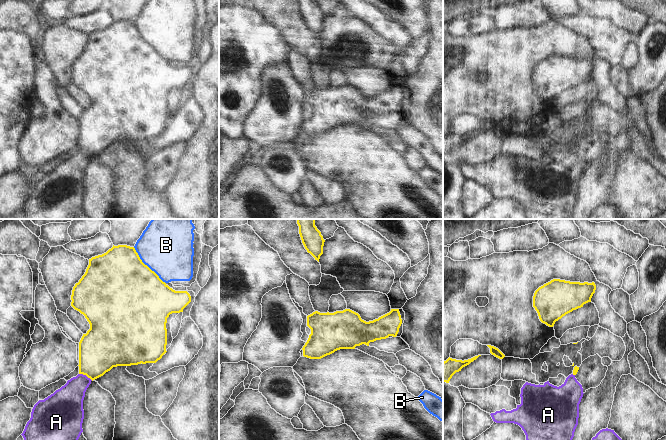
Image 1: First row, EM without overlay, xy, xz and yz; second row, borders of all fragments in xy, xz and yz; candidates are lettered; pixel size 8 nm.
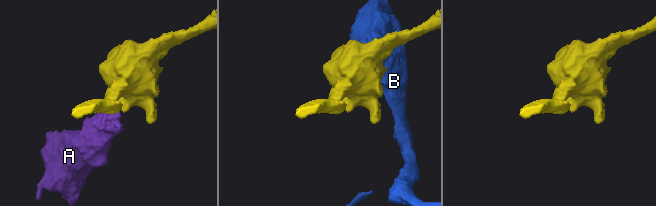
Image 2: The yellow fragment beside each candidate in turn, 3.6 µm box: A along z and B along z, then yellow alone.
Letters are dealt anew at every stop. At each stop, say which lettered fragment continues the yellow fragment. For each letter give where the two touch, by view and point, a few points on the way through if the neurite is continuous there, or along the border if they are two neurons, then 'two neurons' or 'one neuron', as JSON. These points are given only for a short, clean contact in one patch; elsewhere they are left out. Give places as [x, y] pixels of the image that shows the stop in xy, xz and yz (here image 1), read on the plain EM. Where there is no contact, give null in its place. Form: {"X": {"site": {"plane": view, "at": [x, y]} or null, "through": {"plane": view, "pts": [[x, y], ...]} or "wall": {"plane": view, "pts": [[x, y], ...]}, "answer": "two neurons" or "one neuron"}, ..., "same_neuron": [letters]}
{"A": {"site": {"plane": "xy", "at": [86, 151]}, "wall": {"plane": "xy", "pts": [[79, 149], [85, 150], [92, 156]]}, "answer": "two neurons"}, "B": {"site": {"plane": "xy", "at": [146, 41]}, "answer": "two neurons"}, "same_neuron": []}

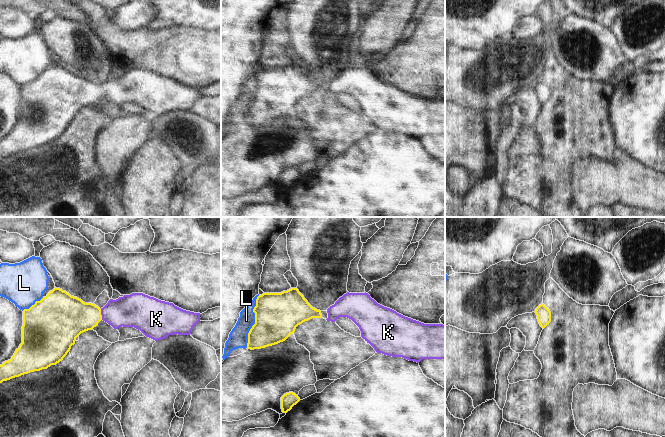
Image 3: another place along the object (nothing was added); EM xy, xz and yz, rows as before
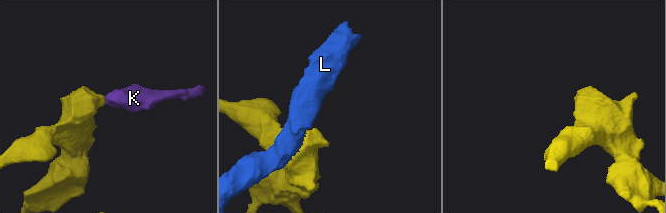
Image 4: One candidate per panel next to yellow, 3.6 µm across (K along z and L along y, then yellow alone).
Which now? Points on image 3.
{"K": {"site": {"plane": "xy", "at": [100, 90]}, "through": {"plane": "xy", "pts": [[69, 92], [100, 90], [130, 86]]}, "answer": "one neuron"}, "L": {"site": {"plane": "xz", "at": [255, 97]}, "wall": {"plane": "xz", "pts": [[259, 71], [255, 77], [254, 100], [248, 109], [246, 123]]}, "answer": "two neurons"}, "same_neuron": ["K"]}

